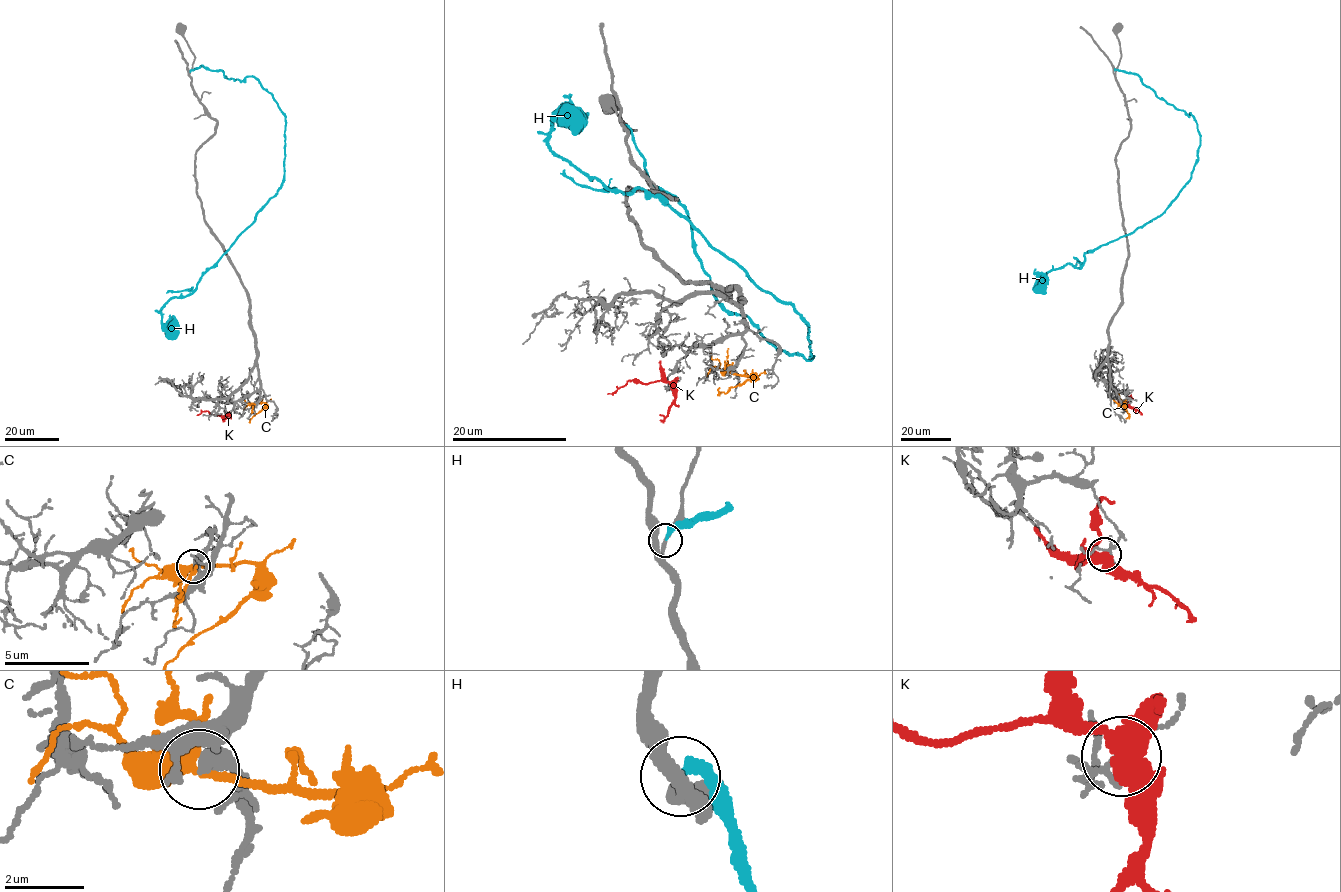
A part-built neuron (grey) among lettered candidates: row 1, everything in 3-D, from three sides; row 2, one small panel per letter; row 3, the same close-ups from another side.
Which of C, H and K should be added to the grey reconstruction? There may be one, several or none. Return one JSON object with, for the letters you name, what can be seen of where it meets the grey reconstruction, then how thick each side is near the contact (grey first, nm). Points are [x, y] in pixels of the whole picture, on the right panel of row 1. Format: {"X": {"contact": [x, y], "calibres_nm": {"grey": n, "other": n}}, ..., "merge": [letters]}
{"merge": []}

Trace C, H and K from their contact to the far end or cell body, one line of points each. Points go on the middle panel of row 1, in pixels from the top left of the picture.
C: (731, 373), (751, 377), (720, 394), (720, 387)
H: (624, 127), (683, 207), (723, 307), (810, 358), (808, 323), (690, 220), (550, 149), (551, 122), (581, 116)
K: (672, 385), (655, 380), (627, 382), (607, 393)

